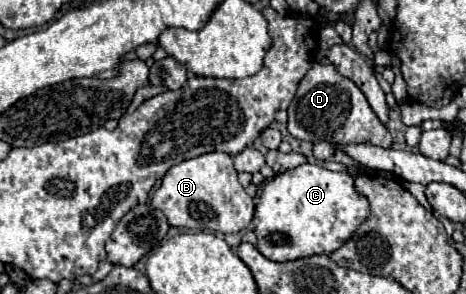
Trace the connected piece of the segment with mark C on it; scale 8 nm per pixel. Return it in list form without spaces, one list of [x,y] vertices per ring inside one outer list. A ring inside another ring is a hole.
[[[303,163],[261,185],[253,217],[257,249],[271,261],[293,261],[317,253],[329,255],[355,233],[367,215],[369,203],[355,191],[353,177]]]

